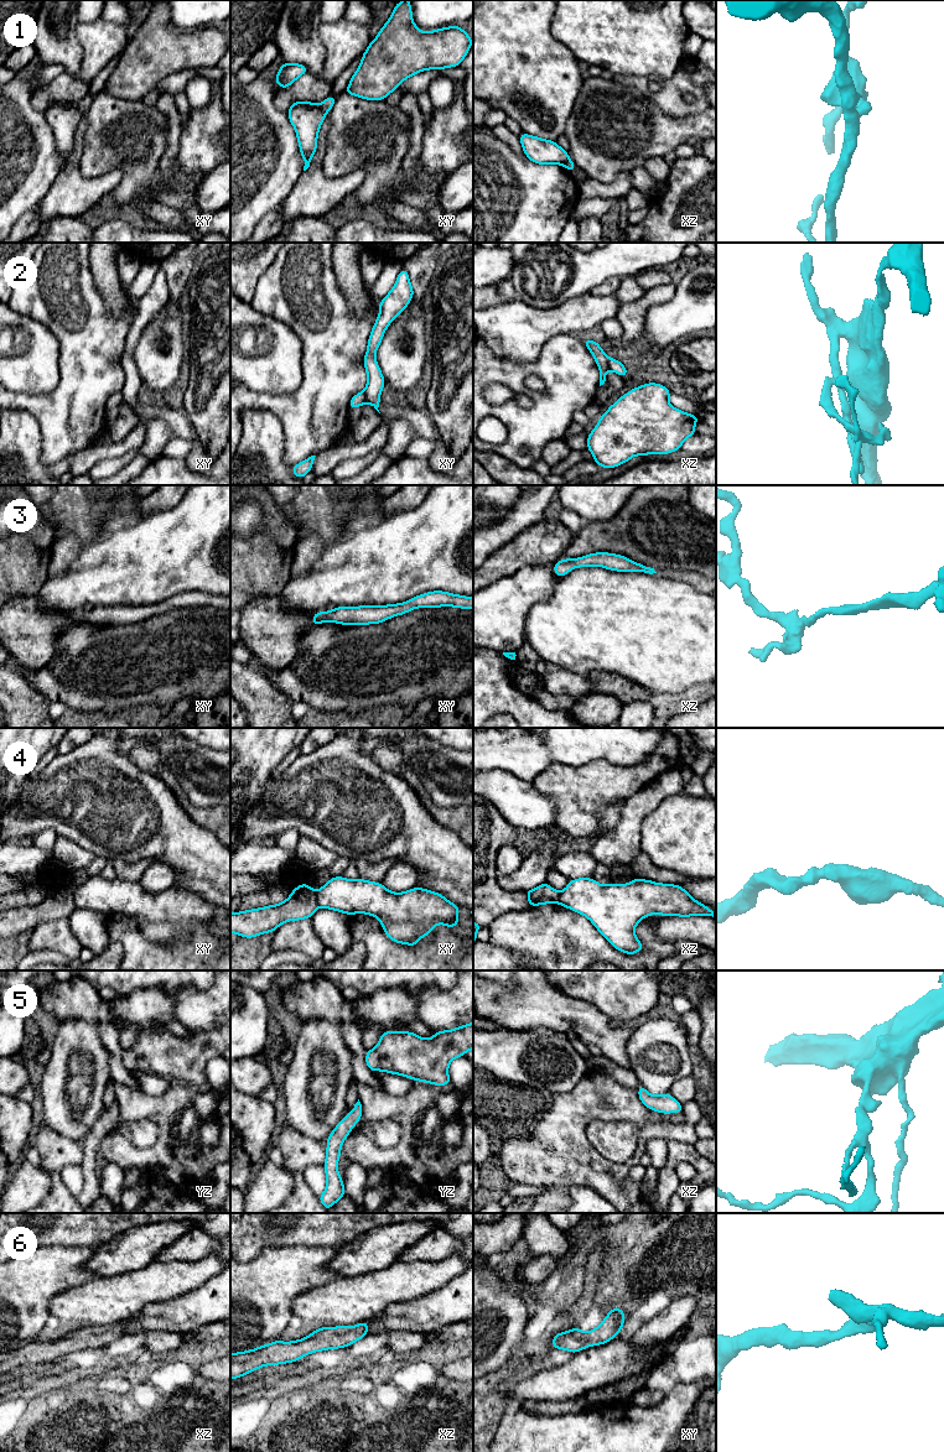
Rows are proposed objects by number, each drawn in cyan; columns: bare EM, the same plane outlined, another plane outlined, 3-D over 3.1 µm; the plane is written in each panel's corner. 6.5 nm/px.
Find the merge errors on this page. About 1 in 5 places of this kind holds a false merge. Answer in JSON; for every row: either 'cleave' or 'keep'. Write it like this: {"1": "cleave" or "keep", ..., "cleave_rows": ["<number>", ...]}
{"1": "cleave", "2": "cleave", "3": "keep", "4": "cleave", "5": "keep", "6": "keep", "cleave_rows": ["1", "2", "4"]}

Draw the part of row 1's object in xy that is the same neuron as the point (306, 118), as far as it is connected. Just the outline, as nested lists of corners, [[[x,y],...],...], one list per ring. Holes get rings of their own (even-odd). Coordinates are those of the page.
[[[294,102],[287,115],[297,136],[300,153],[305,160],[304,171],[306,171],[317,150],[317,137],[326,113],[317,103]]]

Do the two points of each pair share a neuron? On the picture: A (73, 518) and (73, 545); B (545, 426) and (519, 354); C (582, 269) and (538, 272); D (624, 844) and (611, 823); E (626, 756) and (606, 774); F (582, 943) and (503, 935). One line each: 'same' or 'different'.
A: different
B: different
C: same
D: different
E: different
F: same

